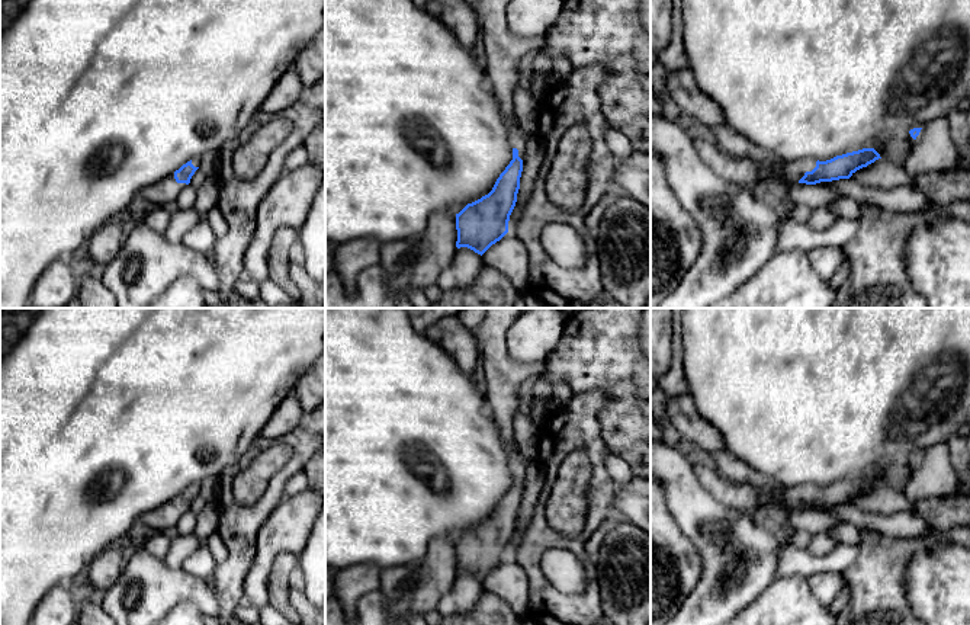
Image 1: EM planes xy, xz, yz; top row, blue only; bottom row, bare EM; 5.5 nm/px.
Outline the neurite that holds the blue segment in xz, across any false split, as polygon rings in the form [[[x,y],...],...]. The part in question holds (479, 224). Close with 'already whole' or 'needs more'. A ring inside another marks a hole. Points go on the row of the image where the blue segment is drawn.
[[[479,0],[473,9],[485,44],[485,87],[495,96],[507,119],[513,160],[492,190],[456,214],[456,247],[484,254],[508,233],[510,215],[517,202],[526,138],[513,108],[514,87],[524,62],[543,47],[543,38],[520,39],[510,33],[505,9],[511,0]]]; needs more

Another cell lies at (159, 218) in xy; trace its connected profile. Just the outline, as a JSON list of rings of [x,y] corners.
[[[152,206],[145,214],[145,222],[151,227],[155,233],[164,234],[168,224],[170,224],[171,212],[164,209],[163,206]]]

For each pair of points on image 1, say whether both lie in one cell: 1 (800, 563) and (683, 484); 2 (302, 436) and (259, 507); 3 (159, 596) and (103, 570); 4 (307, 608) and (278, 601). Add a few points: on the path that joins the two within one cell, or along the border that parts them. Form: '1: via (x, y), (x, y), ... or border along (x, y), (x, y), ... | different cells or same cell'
1: border along (786, 544), (779, 553), (779, 567), (774, 579) | different cells
2: via (302, 454), (278, 481), (275, 490) | same cell
3: border along (127, 560), (121, 574), (98, 595) | different cells
4: border along (295, 576), (289, 593), (289, 602), (294, 609) | different cells

